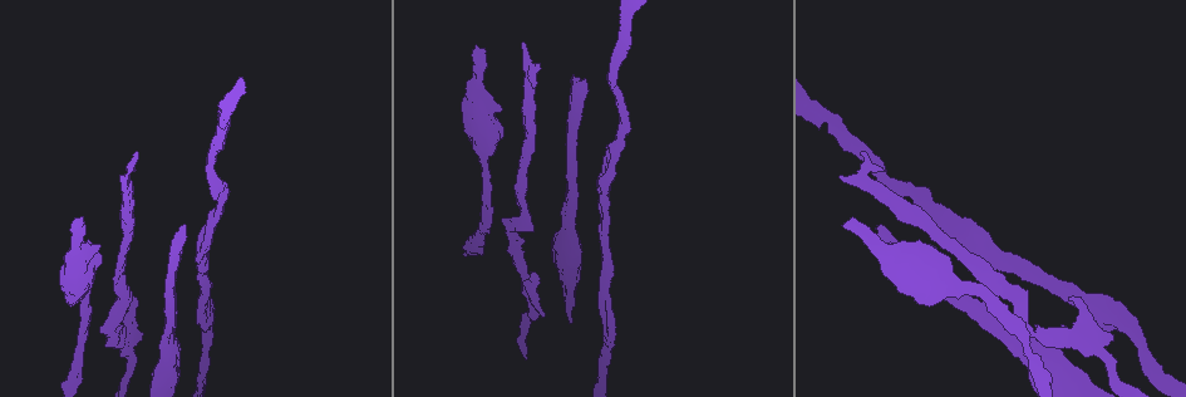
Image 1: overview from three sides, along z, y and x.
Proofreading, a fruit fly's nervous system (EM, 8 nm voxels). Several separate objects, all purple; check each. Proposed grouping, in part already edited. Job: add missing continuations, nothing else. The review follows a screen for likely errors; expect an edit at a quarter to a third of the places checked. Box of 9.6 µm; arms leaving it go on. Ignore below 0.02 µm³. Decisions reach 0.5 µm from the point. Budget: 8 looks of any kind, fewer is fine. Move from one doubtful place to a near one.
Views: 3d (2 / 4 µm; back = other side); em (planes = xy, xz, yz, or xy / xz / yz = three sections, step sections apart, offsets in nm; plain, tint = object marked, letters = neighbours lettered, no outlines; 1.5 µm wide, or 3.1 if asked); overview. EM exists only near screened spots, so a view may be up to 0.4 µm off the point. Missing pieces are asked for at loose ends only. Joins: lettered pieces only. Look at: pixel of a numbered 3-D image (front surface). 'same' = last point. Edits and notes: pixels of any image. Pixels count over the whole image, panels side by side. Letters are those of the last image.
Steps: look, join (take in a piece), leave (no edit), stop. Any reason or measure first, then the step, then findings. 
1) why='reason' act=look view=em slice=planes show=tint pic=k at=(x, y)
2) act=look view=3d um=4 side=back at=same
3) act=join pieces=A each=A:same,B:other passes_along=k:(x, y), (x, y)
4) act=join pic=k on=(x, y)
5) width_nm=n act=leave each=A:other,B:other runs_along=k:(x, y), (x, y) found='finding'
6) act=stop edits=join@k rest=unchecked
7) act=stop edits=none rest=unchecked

why='an open end' act=look view=3d um=4 pic=1 at=(83, 222)

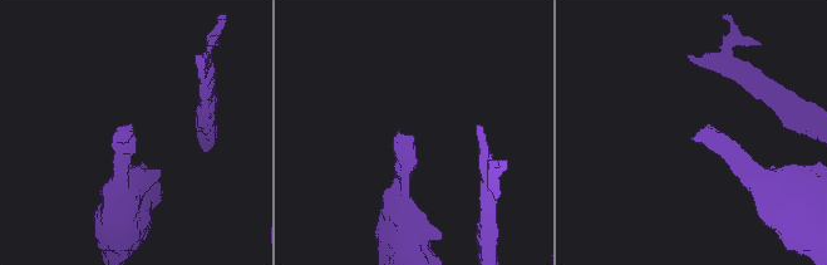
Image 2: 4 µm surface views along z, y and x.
act=look view=em slice=planes show=letters pic=2 at=(412, 136)

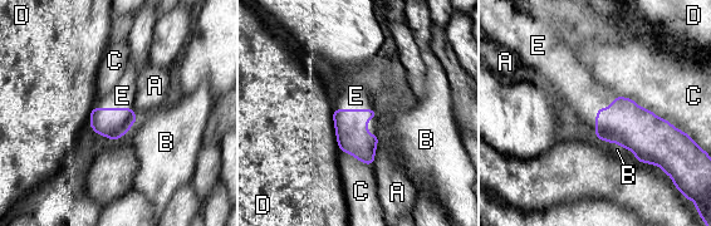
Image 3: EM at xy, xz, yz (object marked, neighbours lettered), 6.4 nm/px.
act=join pieces=E each=A:other,B:other,C:other,D:other,E:same passes_along=3:(623, 121), (597, 113), (583, 94) found='the neuron continues'

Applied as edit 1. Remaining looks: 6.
why='stops while still wide' act=look view=em slice=planes show=letters pic=1 at=(492, 121)

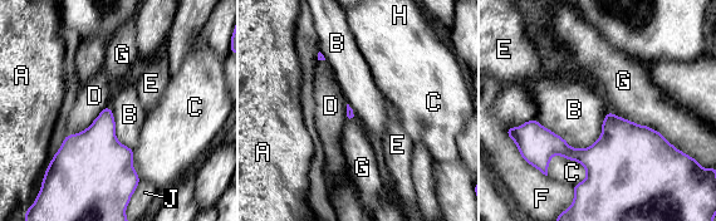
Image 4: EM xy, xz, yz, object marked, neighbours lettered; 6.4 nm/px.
act=leave each=A:other,B:other,C:other,D:other,E:other,F:other,G:other,H:other,J:other found='no lettered piece goes on from it'

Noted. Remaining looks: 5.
why='free end' act=look view=em slice=xy step=4 show=tint pic=1 at=(583, 82)

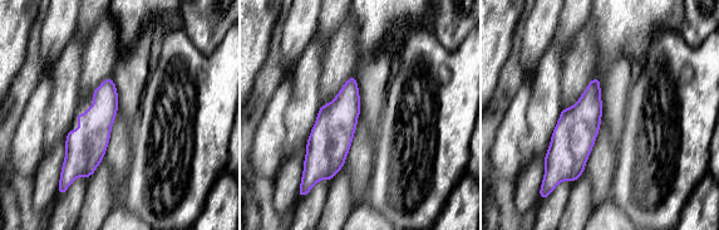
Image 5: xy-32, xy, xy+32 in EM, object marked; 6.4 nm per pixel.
act=look view=em slice=planes show=letters at=same

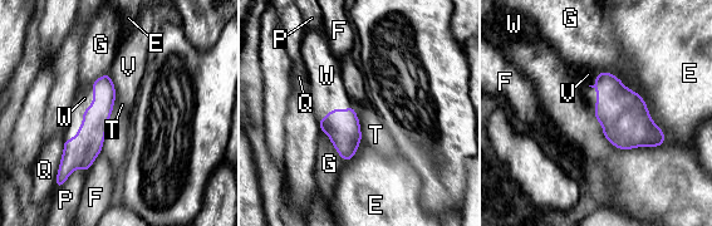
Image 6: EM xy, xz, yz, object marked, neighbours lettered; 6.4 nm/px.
act=join pieces=W each=E:other,F:other,G:other,P:other,Q:other,T:other,V:other,W:same passes_along=6:(79, 152), (83, 114), (84, 98) found='it goes on there'

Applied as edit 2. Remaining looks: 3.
act=stop edits=join@3,join@6 rest=unchecked

